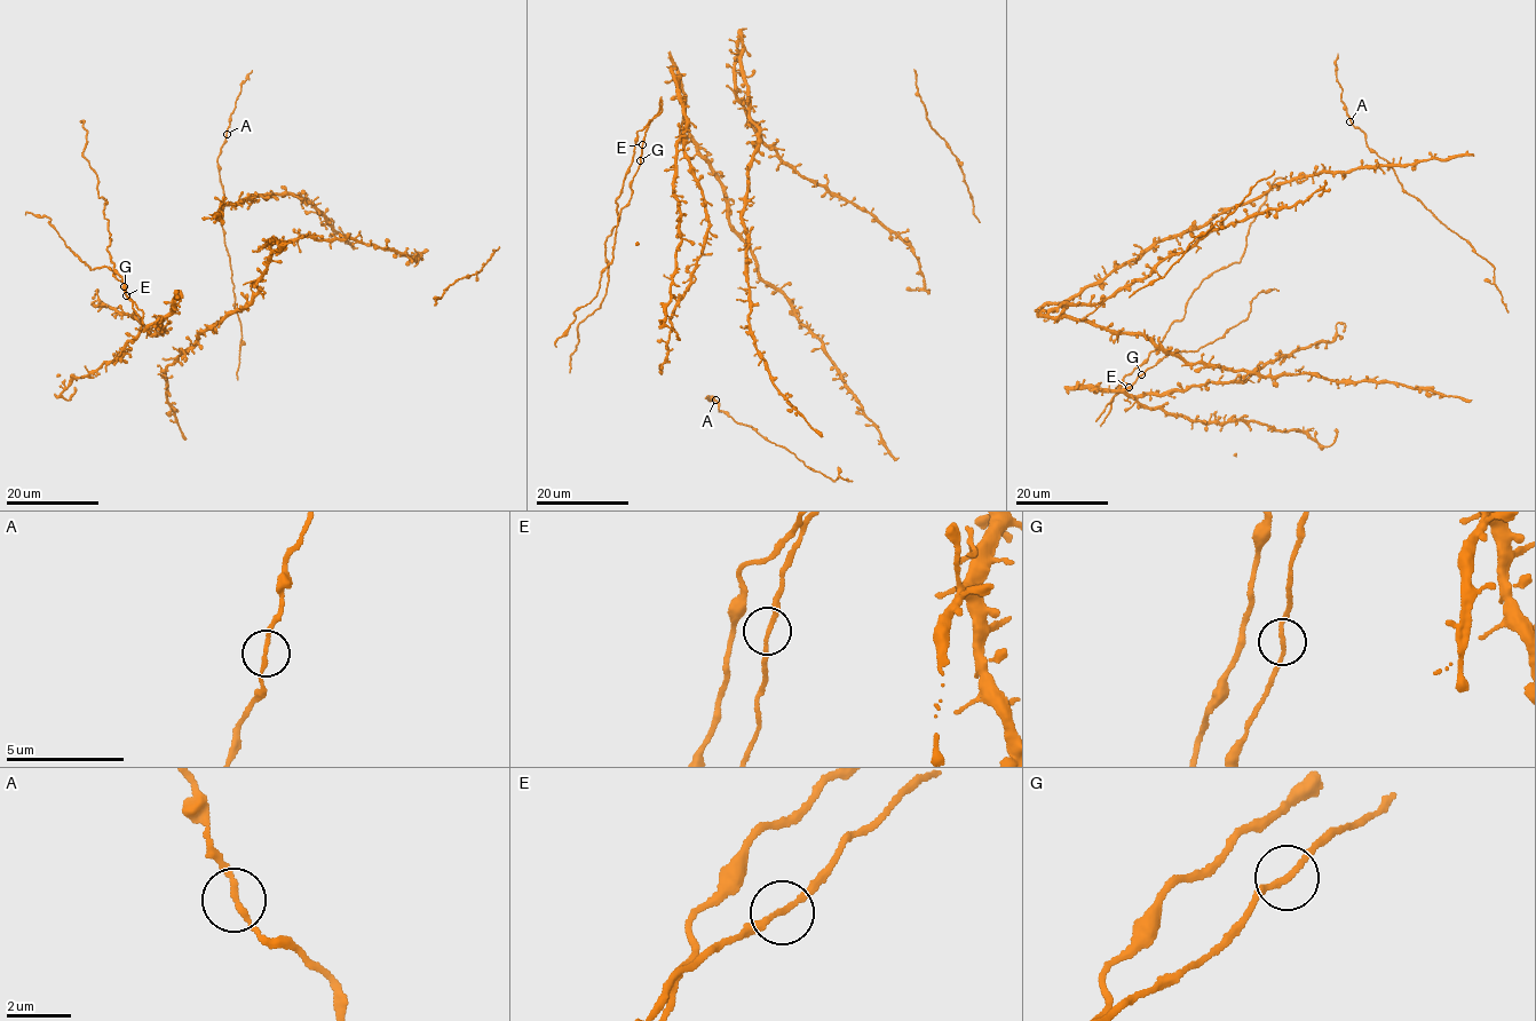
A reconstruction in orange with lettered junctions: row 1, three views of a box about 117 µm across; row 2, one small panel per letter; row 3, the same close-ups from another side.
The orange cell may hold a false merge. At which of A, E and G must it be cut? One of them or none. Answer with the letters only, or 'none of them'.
none of them

